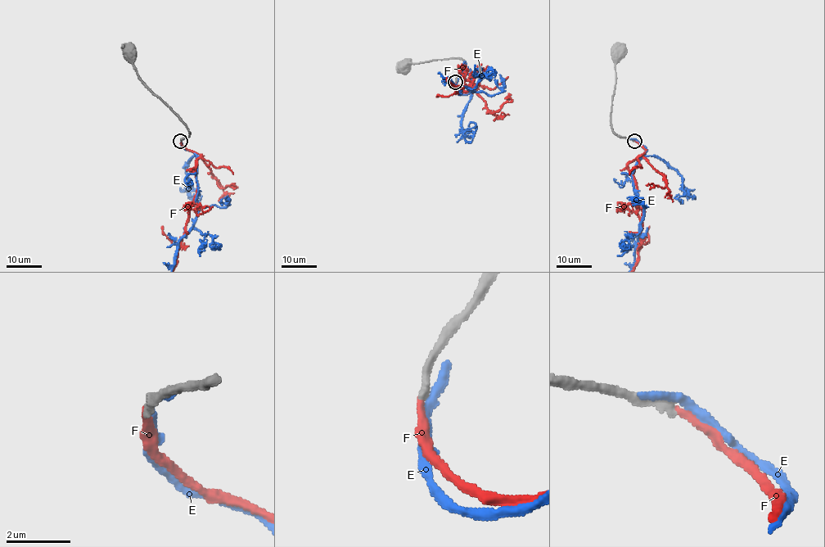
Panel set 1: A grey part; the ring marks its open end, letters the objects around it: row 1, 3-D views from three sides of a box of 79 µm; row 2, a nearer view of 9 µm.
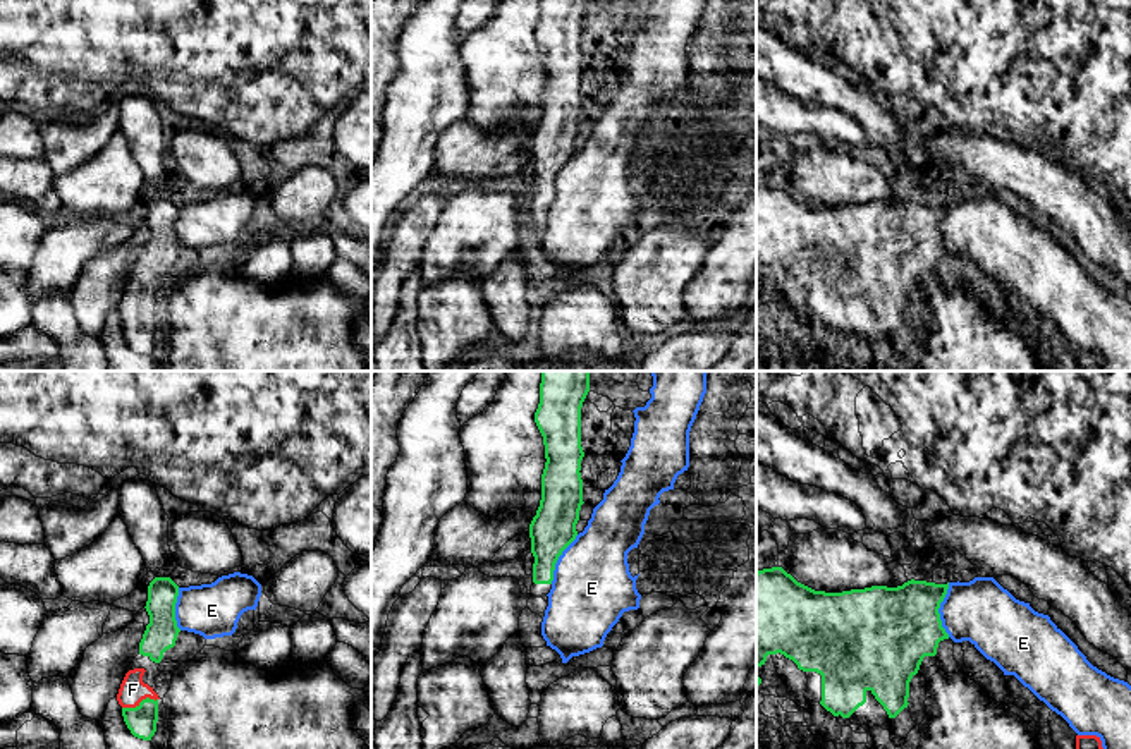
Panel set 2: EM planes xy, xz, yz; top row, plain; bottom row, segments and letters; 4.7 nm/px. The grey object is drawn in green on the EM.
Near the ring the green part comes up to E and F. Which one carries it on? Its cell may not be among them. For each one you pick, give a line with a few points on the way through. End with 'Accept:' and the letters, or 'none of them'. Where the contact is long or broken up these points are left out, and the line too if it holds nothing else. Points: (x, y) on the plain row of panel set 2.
F: across xy (141, 335), (141, 316), (133, 304)
Accept: F

